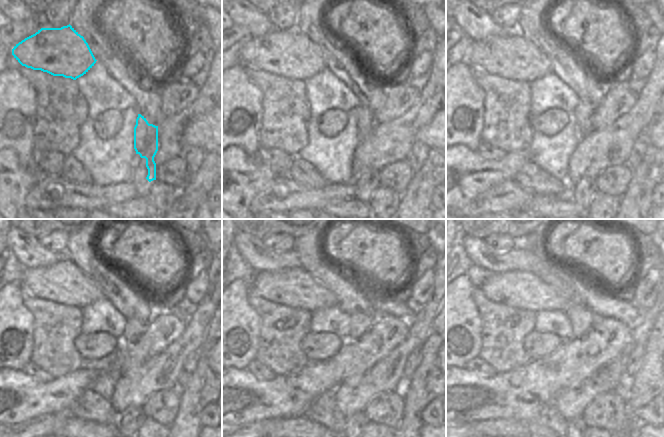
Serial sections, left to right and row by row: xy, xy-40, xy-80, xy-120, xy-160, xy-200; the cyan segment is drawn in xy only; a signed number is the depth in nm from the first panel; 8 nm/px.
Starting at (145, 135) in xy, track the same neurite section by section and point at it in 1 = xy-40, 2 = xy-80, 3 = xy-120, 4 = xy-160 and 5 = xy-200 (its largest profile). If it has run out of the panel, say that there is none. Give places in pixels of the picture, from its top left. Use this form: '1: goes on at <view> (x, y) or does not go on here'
1: goes on at xy-40 (366, 121)
2: goes on at xy-80 (582, 114)
3: goes on at xy-120 (134, 328)
4: goes on at xy-160 (360, 323)
5: goes on at xy-200 (524, 290)

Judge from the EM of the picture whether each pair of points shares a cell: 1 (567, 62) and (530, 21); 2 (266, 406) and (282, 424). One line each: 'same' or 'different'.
1: same
2: different

